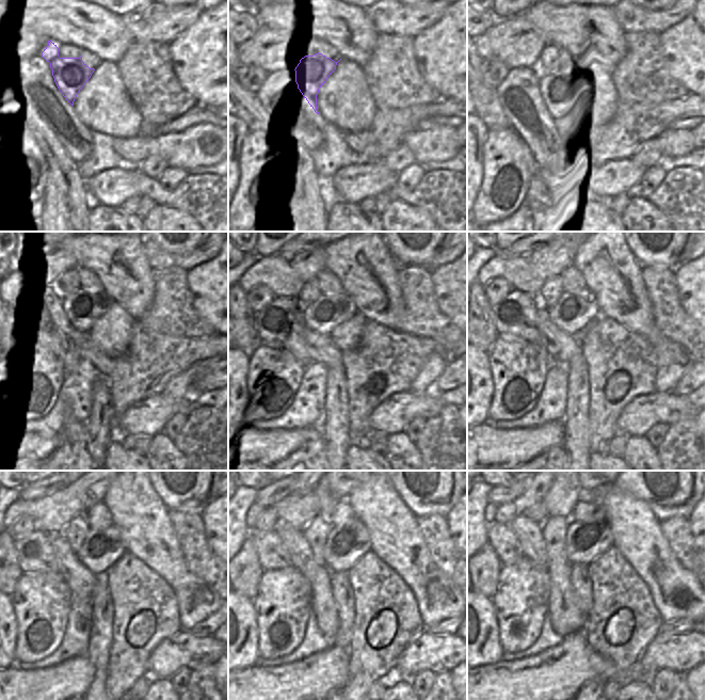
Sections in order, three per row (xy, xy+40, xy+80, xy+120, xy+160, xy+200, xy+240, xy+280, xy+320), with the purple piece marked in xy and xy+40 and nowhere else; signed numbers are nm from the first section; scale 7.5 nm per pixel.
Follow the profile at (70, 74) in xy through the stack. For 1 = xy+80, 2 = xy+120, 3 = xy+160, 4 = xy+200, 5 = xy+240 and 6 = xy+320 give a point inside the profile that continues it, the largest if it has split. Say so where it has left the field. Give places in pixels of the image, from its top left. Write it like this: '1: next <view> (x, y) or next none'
1: next xy+80 (554, 74)
2: next xy+120 (81, 314)
3: next xy+160 (330, 311)
4: next xy+200 (574, 312)
5: next xy+240 (101, 549)
6: next xy+320 (586, 540)

